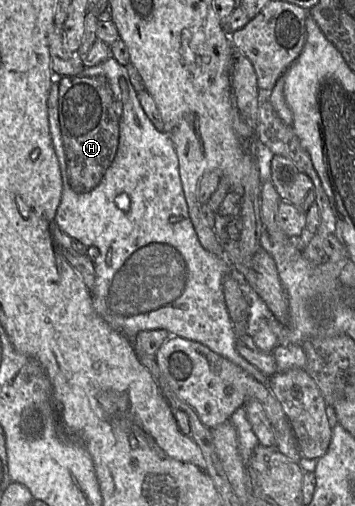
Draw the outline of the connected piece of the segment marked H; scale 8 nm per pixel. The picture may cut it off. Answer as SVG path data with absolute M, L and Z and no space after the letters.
M64 76L59 83L59 125L66 156L70 187L76 193L94 189L113 162L119 145L120 120L116 112L120 108L110 85L104 76Z

